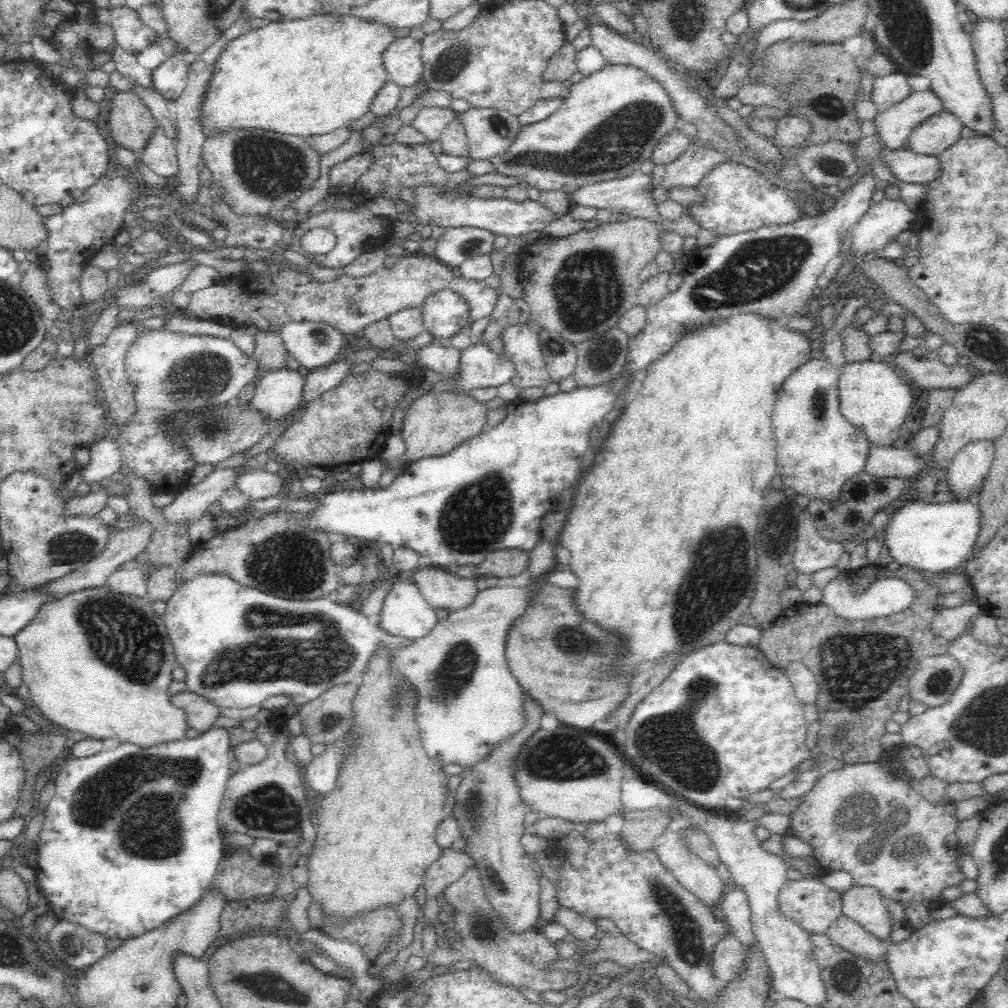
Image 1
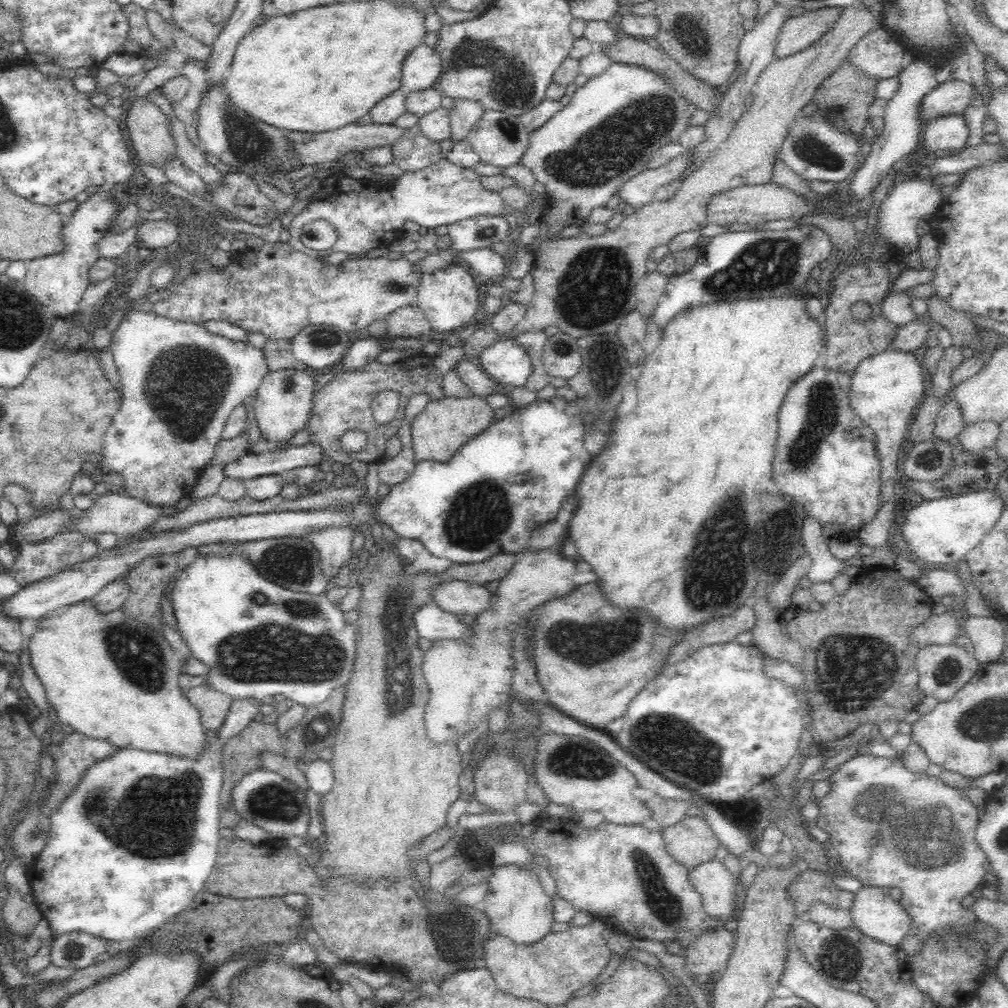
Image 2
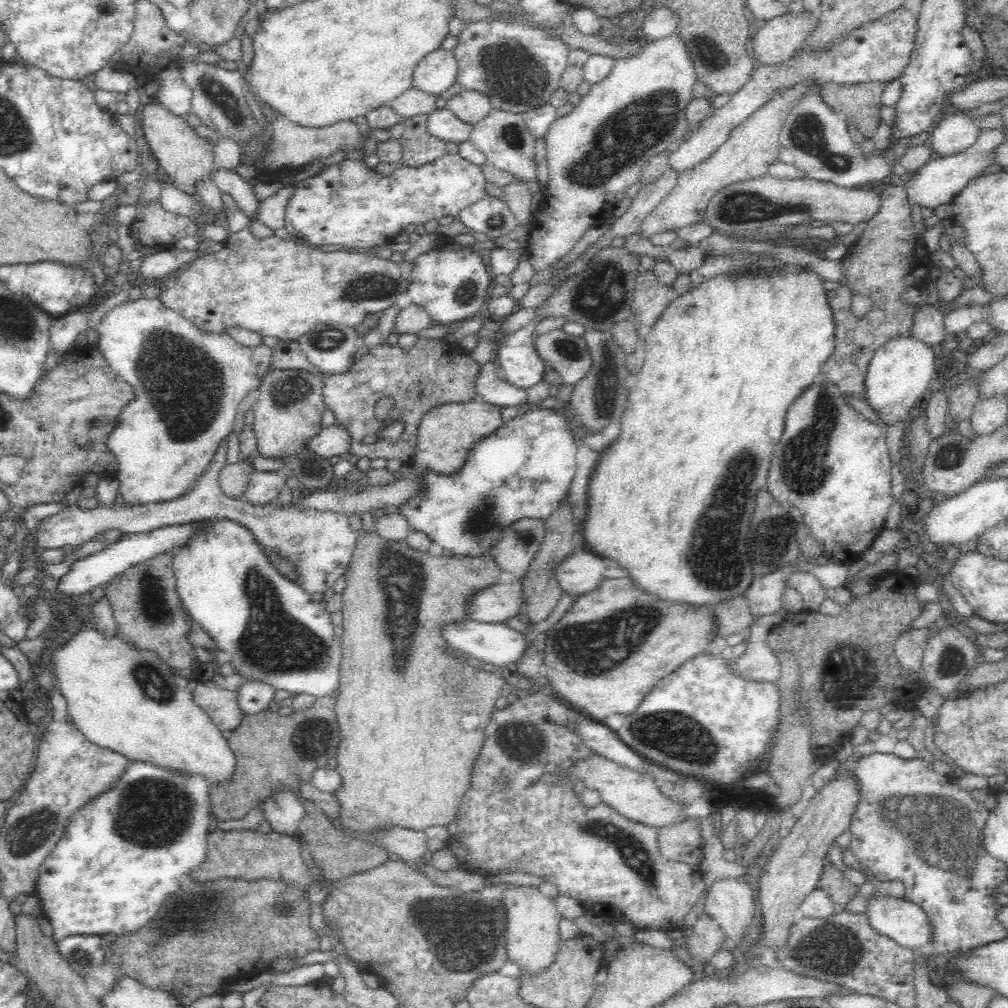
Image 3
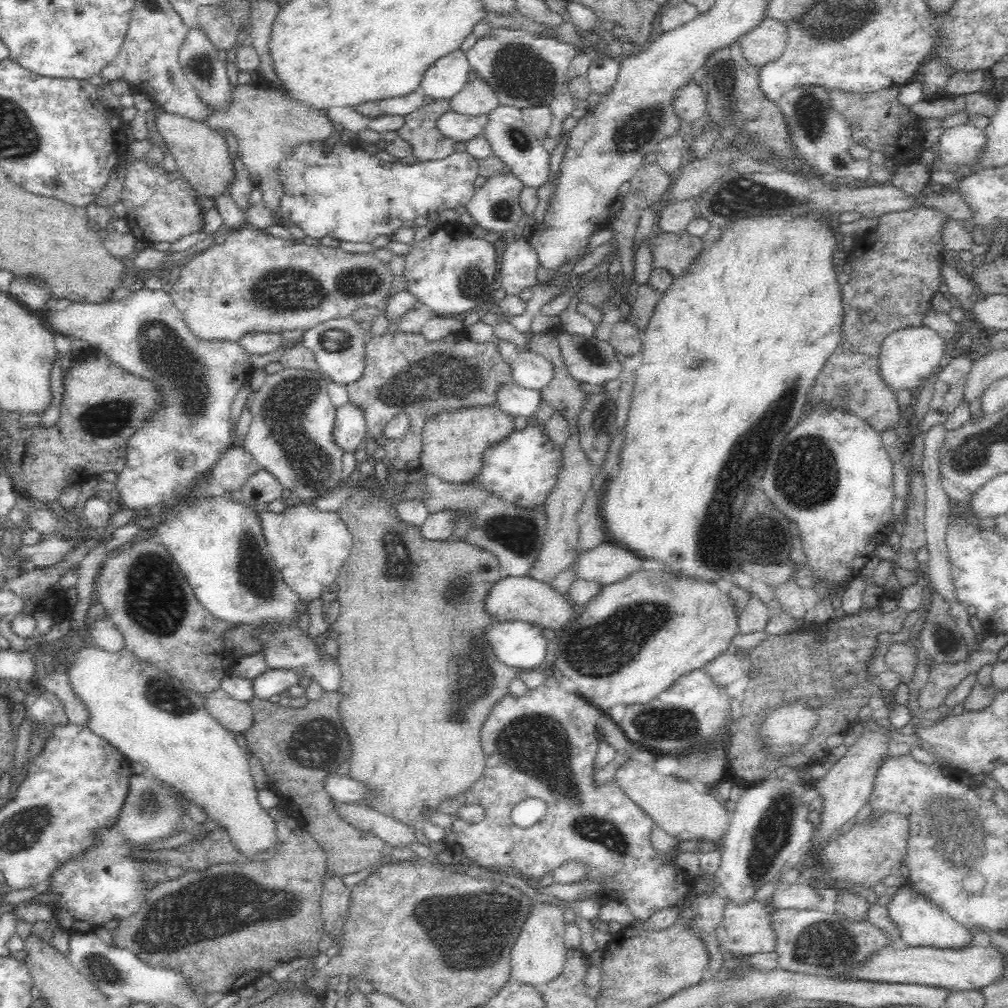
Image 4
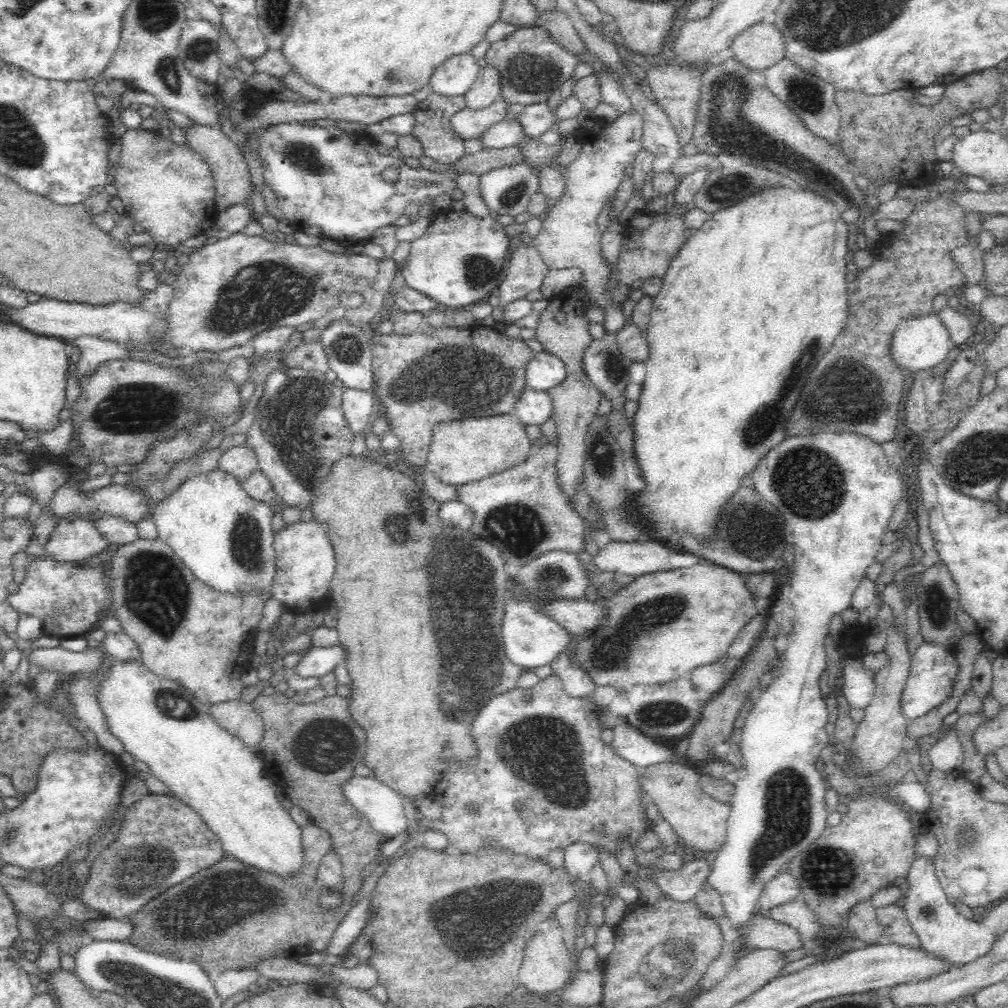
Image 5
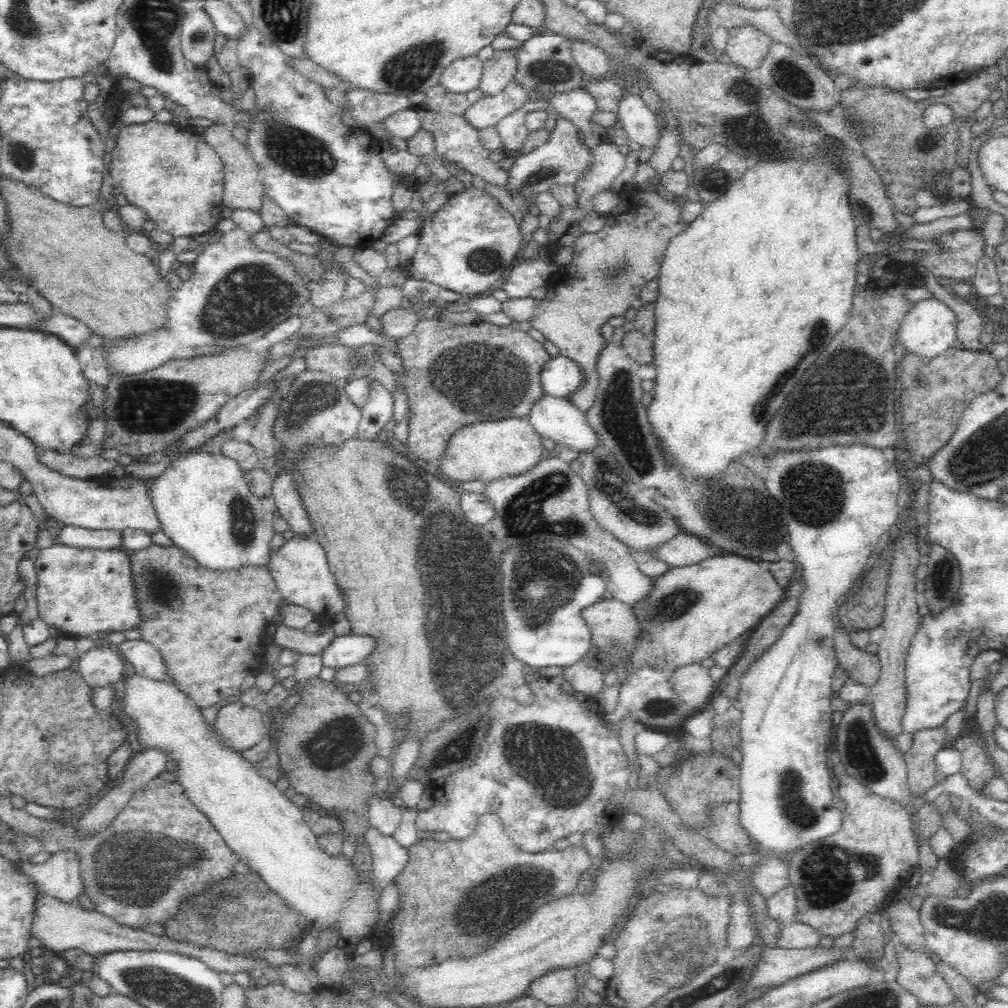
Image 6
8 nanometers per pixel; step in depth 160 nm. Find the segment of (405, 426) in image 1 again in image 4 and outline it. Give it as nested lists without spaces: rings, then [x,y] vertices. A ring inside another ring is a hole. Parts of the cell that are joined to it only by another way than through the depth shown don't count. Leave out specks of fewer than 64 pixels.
[[[497,404],[484,407],[470,407],[458,411],[443,411],[432,415],[422,431],[421,468],[428,475],[434,475],[447,483],[466,483],[480,474],[486,450],[508,439],[514,430],[514,417],[506,414]]]

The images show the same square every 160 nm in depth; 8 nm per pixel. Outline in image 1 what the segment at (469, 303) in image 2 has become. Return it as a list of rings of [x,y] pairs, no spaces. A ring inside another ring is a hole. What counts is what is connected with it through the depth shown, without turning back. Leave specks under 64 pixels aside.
[[[452,288],[426,296],[421,309],[425,330],[436,340],[448,341],[472,323],[467,302]]]

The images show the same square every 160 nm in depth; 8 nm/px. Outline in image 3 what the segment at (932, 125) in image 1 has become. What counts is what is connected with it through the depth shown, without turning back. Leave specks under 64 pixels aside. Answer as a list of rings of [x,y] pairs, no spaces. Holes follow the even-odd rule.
[[[966,113],[942,115],[931,129],[928,145],[940,156],[952,156],[973,146],[982,127]]]

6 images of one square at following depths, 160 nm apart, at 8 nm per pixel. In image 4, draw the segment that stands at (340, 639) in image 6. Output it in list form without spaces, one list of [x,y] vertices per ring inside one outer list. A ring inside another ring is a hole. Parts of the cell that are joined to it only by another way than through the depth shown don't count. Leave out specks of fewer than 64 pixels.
[[[266,669],[260,676],[252,680],[252,689],[254,697],[267,700],[274,695],[286,694],[287,690],[296,685],[303,683],[301,681],[301,672],[297,670]]]

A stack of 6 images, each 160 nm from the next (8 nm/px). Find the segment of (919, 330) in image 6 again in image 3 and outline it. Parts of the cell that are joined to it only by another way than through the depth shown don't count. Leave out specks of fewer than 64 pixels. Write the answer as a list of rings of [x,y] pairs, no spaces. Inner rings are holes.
[[[898,336],[884,344],[870,359],[865,376],[865,401],[877,412],[877,415],[885,422],[886,427],[907,420],[908,411],[915,403],[922,403],[929,395],[928,384],[934,376],[934,350],[933,346],[926,345],[913,336]]]

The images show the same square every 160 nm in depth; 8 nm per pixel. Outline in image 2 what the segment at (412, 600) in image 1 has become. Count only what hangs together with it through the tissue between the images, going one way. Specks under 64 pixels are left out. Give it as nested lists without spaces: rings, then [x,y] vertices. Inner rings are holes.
[[[437,605],[422,606],[414,614],[414,627],[420,638],[429,641],[463,639],[473,635],[472,626],[460,622],[457,616],[442,611]]]

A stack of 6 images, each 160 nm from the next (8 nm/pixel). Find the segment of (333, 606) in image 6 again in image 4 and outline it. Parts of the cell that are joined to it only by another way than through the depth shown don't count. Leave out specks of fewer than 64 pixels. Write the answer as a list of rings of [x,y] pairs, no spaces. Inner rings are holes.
[[[309,502],[286,506],[282,512],[261,510],[261,527],[273,562],[282,573],[286,585],[308,604],[324,587],[332,585],[350,555],[353,540],[347,526],[334,511],[320,511]]]

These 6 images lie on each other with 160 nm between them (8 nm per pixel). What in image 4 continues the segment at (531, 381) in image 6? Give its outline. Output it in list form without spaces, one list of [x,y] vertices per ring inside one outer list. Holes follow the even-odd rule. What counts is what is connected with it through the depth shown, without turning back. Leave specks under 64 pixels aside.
[[[464,329],[432,342],[426,340],[421,332],[414,334],[396,331],[369,336],[365,343],[364,372],[356,382],[345,385],[346,392],[349,402],[355,404],[364,413],[367,438],[374,438],[377,445],[385,450],[384,461],[392,471],[411,472],[420,468],[422,431],[425,422],[432,415],[470,407],[493,406],[497,402],[498,390],[513,382],[512,363],[501,357],[498,346],[496,347],[491,340],[478,344],[468,338]],[[400,413],[410,417],[410,428],[402,438],[390,440],[383,435],[383,428],[391,418]]]

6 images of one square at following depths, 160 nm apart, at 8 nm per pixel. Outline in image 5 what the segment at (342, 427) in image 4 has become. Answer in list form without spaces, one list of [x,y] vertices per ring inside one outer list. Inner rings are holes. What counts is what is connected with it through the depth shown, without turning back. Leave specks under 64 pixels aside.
[[[348,388],[343,392],[341,407],[352,434],[356,435],[371,426],[376,406],[376,398],[372,390]]]

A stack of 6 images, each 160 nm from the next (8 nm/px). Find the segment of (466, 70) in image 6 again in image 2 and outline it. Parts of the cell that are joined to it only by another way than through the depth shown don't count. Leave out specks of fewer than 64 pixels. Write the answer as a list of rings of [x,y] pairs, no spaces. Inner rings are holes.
[[[425,44],[413,48],[402,62],[402,82],[400,90],[404,94],[431,88],[438,83],[442,74],[442,61],[438,52]]]

